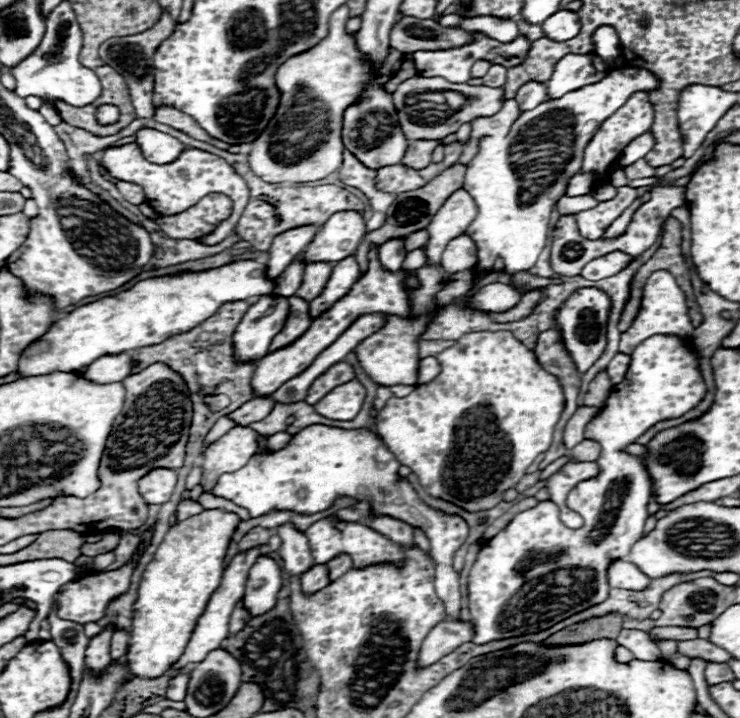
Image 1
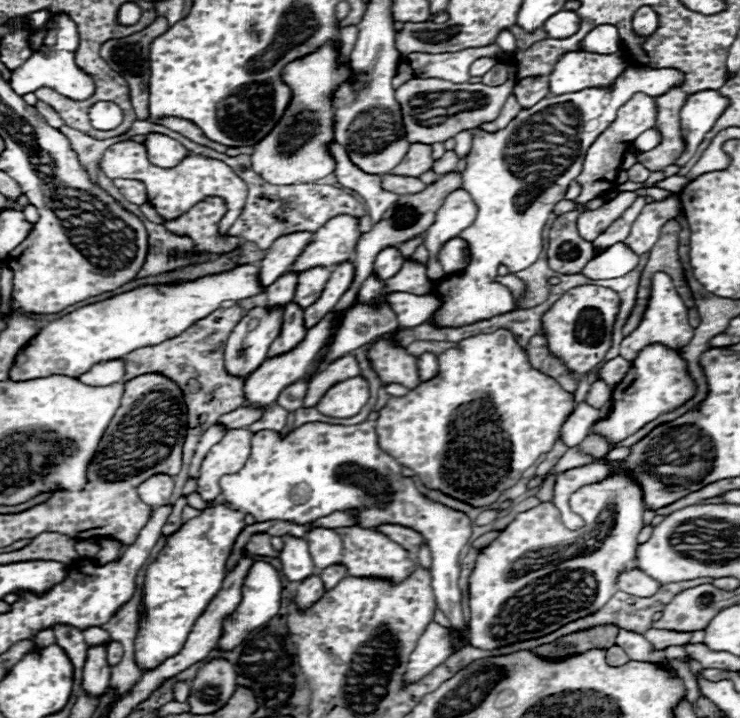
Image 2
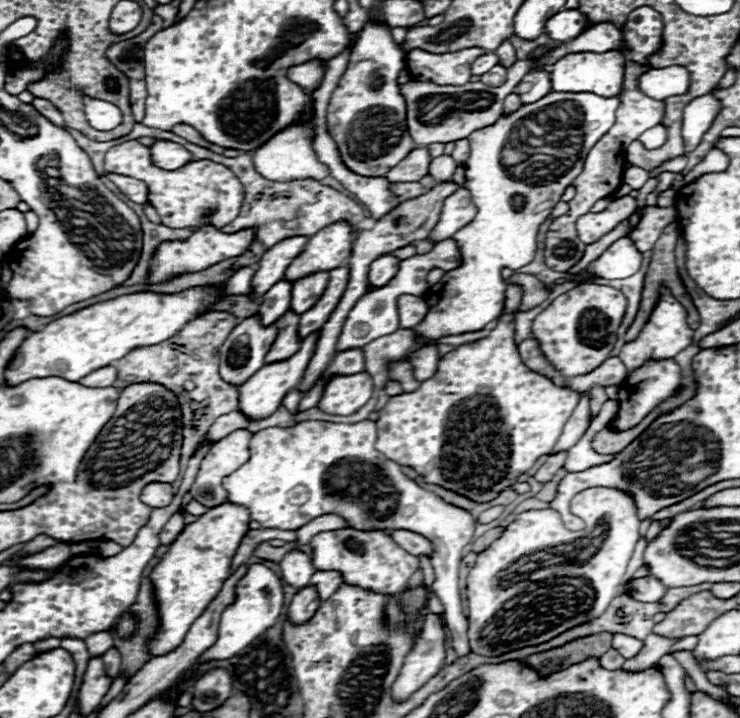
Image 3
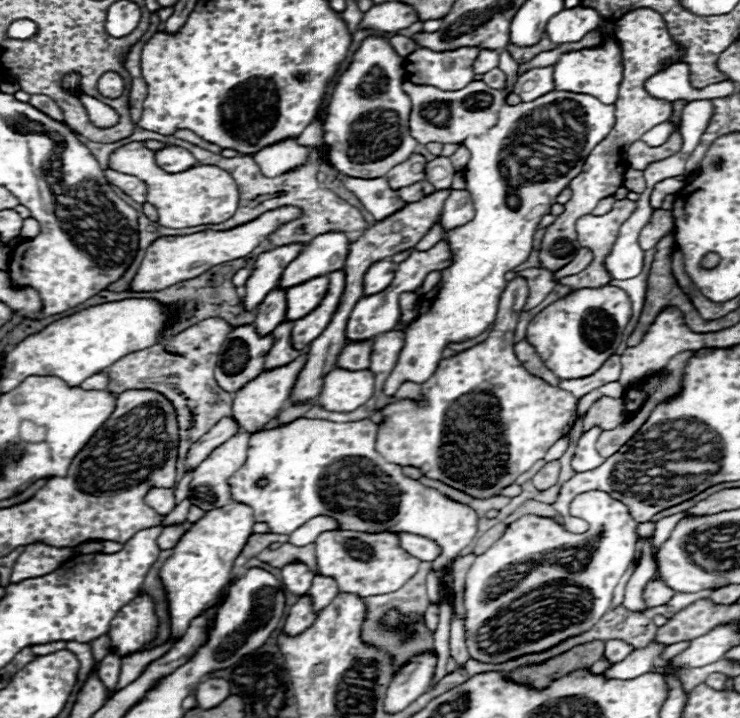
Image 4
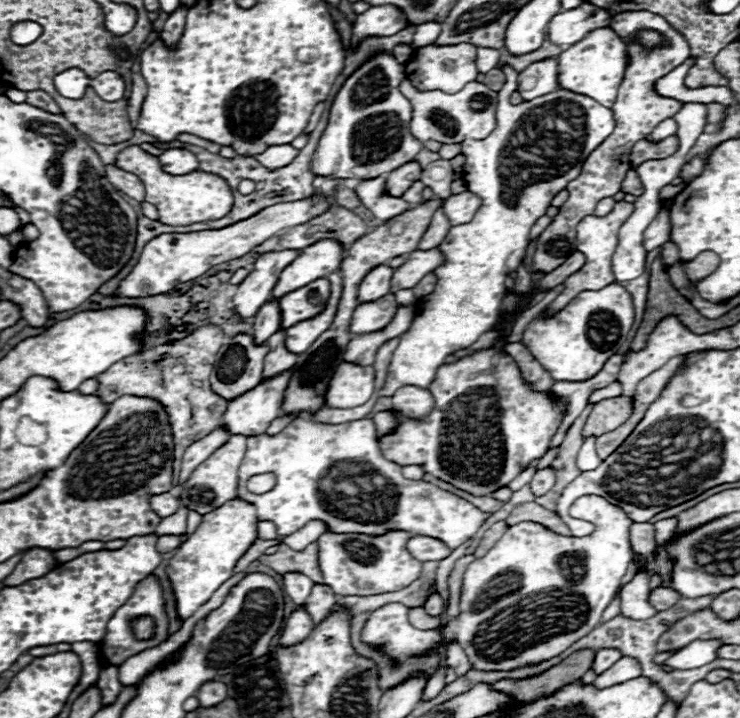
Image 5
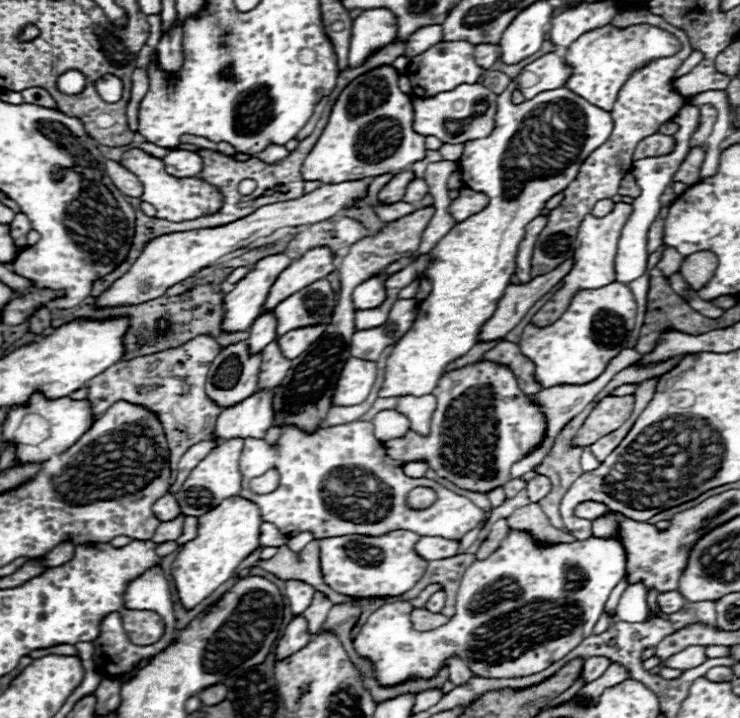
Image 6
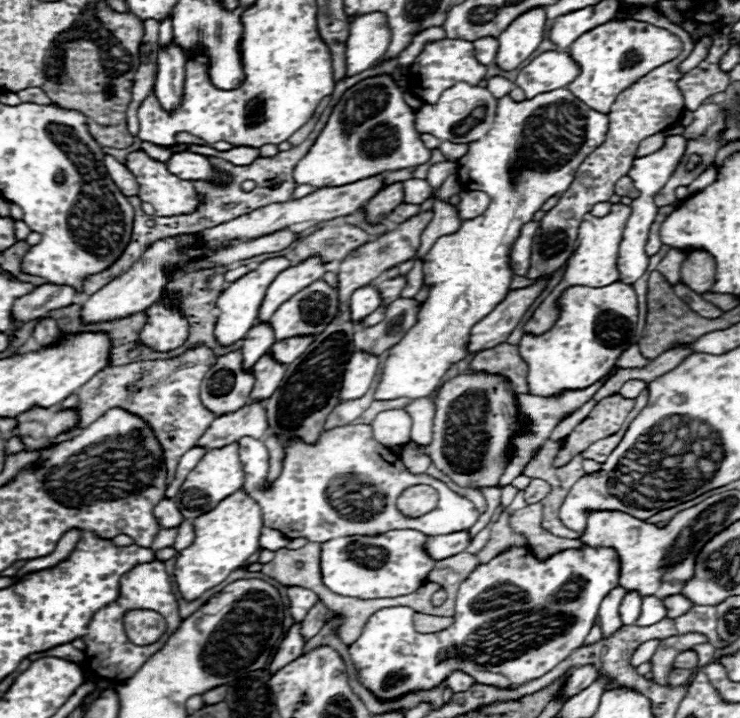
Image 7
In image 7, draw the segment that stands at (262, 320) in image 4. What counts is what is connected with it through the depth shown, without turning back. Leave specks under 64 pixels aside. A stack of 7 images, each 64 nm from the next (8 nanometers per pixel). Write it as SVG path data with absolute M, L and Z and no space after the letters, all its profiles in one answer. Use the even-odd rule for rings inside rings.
M258 322L244 338L244 346L242 346L242 356L244 356L244 368L252 368L258 358L274 344L274 332L268 324Z

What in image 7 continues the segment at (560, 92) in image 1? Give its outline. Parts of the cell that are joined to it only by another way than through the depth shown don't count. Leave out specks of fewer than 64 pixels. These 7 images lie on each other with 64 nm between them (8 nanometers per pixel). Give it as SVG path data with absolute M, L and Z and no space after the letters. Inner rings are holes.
M610 20L600 28L586 32L586 36L580 36L568 48L568 54L580 66L580 74L576 76L576 80L568 84L568 90L576 98L586 102L590 108L608 114L612 108L612 102L618 98L622 90L626 90L646 72L654 70L656 66L680 54L680 40L668 38L668 30L656 28L646 22ZM664 34L666 34L666 46L660 44L660 40L664 40Z

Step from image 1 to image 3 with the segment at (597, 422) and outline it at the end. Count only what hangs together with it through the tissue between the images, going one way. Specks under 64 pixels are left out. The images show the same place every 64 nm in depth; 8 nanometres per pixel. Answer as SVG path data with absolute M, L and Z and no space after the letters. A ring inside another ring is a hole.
M674 358L666 360L650 360L642 368L634 370L618 388L618 414L616 418L608 424L610 430L630 430L634 428L642 418L646 418L662 400L668 400L678 388L680 388L680 366L676 364ZM586 488L572 498L572 512L586 522L582 532L570 532L562 526L558 512L551 508L528 510L506 526L502 536L494 540L468 574L468 638L470 650L484 656L498 656L522 646L546 642L560 632L598 618L612 598L632 558L640 536L640 518L634 498L616 488Z

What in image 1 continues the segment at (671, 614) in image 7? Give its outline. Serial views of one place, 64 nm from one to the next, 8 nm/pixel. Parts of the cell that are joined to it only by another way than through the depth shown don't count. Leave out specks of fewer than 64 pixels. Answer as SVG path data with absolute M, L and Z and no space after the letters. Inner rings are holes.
M614 560L614 564L610 564L608 580L612 588L628 588L628 590L642 590L650 582L646 574L642 574L634 564L626 560Z

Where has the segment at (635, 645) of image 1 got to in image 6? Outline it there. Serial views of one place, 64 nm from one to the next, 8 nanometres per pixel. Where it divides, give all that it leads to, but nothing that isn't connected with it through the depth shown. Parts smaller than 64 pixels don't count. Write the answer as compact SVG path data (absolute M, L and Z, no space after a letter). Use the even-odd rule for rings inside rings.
M602 656L588 658L586 664L584 664L584 670L582 670L582 678L586 678L588 682L592 682L592 680L600 678L606 672L608 666L610 666L610 658L602 658Z

